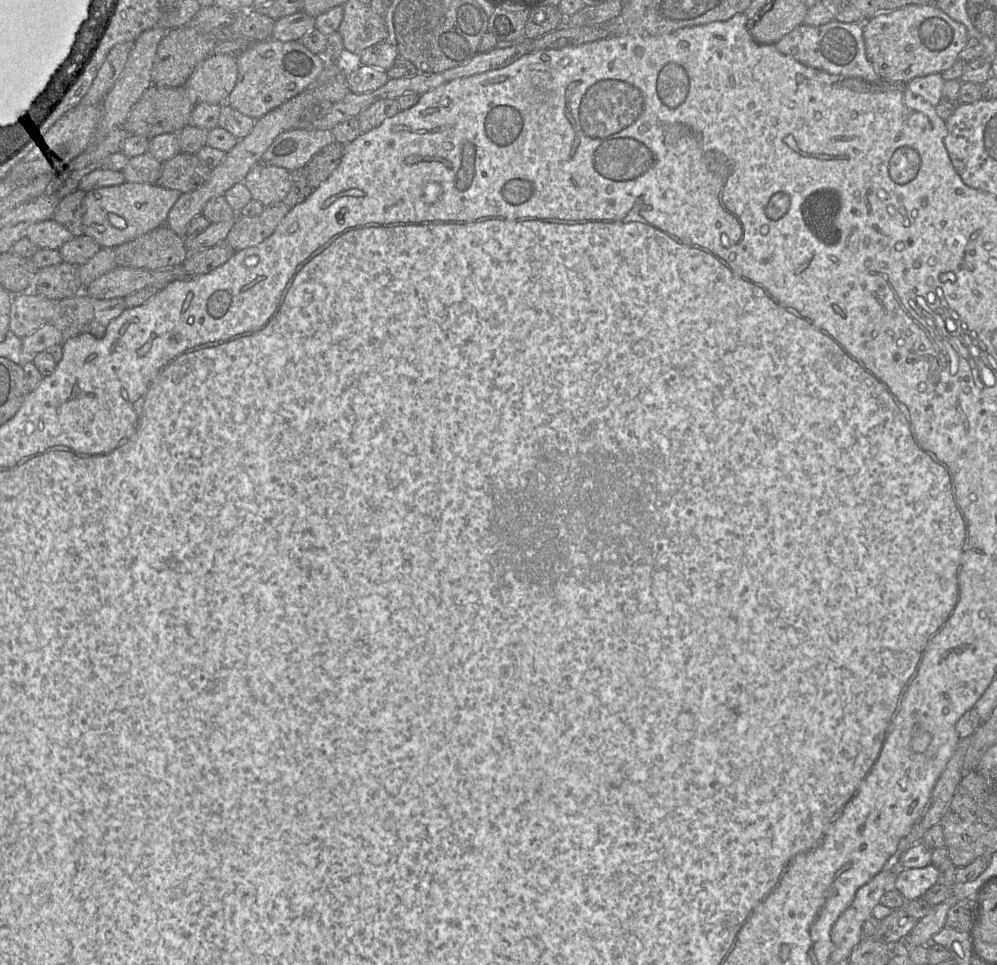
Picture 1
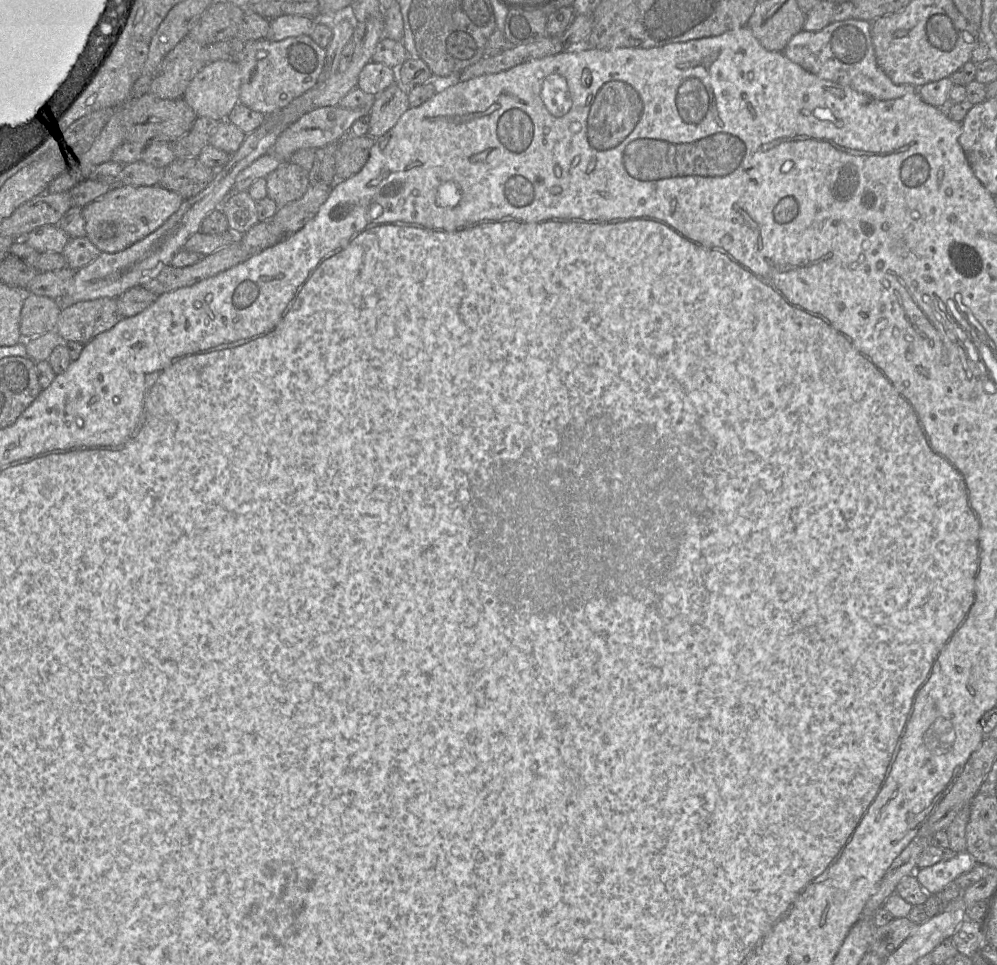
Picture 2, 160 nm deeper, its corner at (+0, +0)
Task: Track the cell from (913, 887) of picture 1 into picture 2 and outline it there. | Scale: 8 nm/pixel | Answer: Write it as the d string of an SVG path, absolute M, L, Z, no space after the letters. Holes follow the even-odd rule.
M945 850L943 858L936 864L918 868L914 874L928 894L939 893L947 884L963 873L970 871L978 862L966 850Z

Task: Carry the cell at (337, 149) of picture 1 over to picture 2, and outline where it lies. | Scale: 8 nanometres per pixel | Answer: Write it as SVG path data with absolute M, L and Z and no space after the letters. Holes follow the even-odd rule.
M368 135L346 139L335 152L335 181L344 181L358 173L367 163L375 138Z

